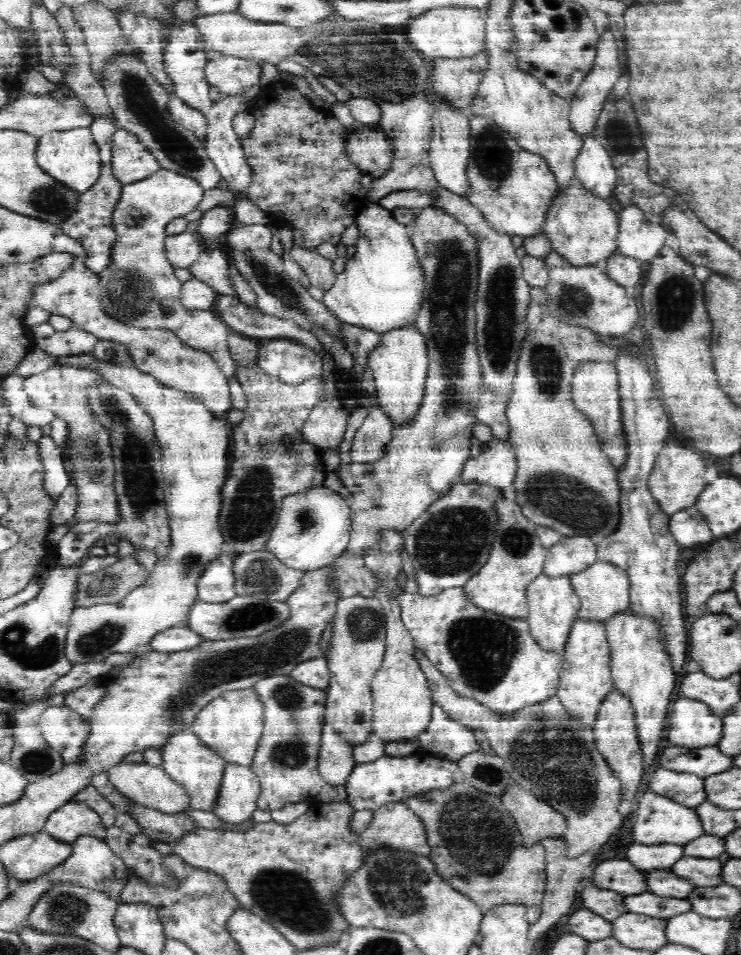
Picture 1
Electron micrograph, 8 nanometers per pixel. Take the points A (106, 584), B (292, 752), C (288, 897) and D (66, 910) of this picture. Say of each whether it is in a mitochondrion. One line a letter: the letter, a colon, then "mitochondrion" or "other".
A: mitochondrion
B: mitochondrion
C: mitochondrion
D: mitochondrion

